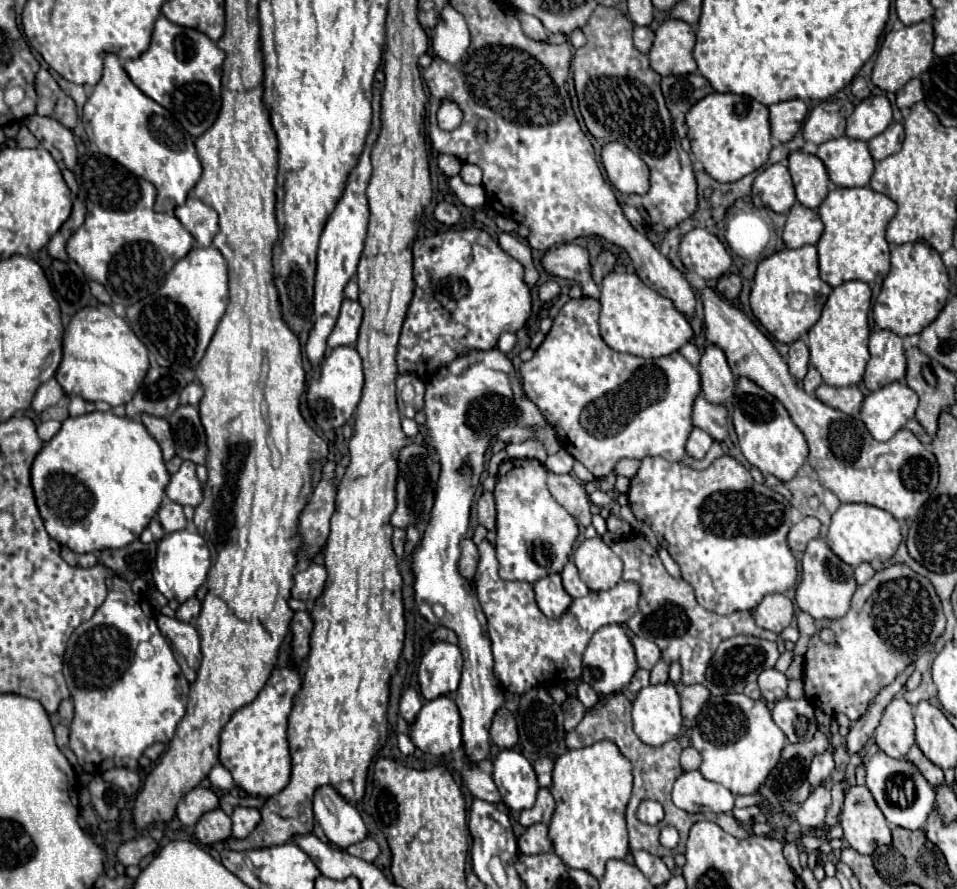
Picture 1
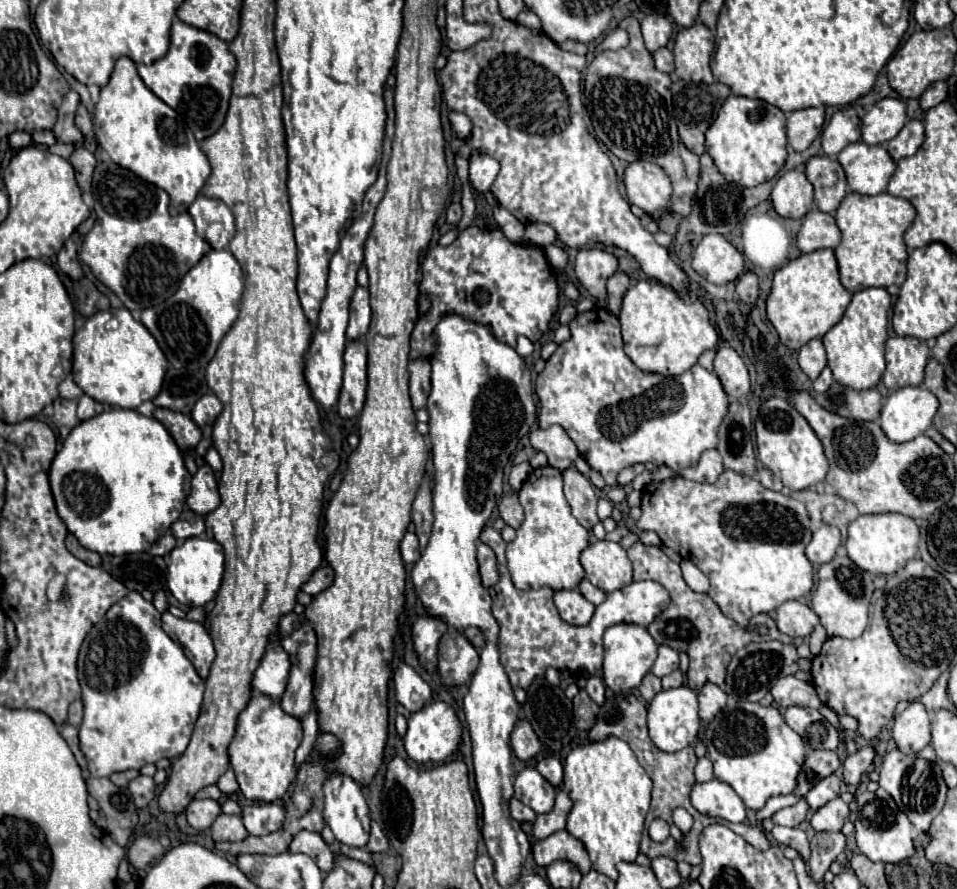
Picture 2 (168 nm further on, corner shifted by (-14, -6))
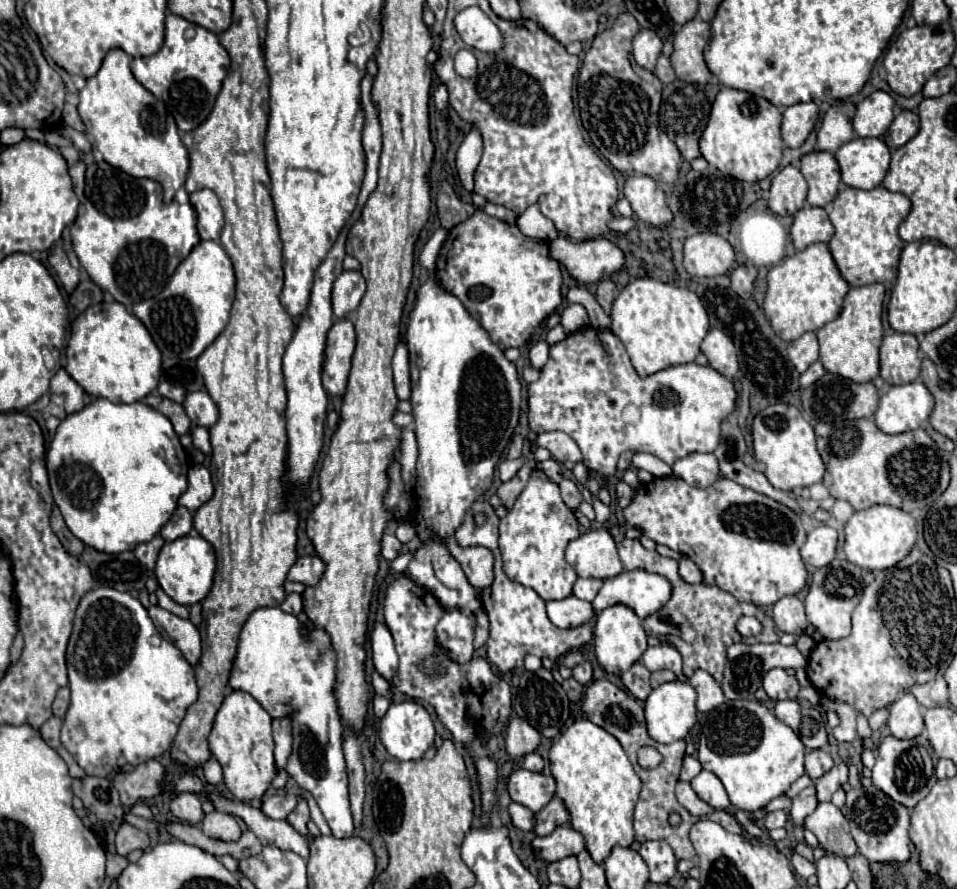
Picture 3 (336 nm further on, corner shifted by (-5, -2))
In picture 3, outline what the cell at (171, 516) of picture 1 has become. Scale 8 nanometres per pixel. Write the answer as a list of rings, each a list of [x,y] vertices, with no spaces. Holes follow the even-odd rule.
[[[177,507],[177,511],[161,529],[161,535],[165,541],[173,541],[179,539],[181,535],[189,535],[191,529],[193,529],[193,515],[185,507]]]

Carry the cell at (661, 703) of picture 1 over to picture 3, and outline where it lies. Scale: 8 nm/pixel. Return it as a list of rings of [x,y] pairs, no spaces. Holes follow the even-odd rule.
[[[671,681],[651,691],[645,701],[647,733],[657,743],[683,739],[695,725],[695,697],[689,683]]]

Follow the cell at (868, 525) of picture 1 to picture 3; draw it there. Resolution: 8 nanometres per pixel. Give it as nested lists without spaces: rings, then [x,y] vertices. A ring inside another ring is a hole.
[[[873,505],[865,511],[855,511],[855,515],[845,523],[843,551],[849,563],[865,571],[875,571],[897,565],[911,551],[915,541],[917,541],[915,519],[909,513],[889,505]]]

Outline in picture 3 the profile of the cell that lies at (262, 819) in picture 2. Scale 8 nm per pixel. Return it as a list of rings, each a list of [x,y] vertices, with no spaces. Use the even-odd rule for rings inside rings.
[[[281,791],[281,793],[271,793],[263,797],[261,811],[269,819],[285,819],[295,805],[297,805],[297,795],[289,791]]]

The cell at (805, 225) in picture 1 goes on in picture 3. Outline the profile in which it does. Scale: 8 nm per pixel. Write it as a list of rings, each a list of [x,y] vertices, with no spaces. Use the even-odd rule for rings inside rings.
[[[805,205],[791,225],[791,239],[797,251],[813,245],[813,243],[829,243],[833,237],[833,225],[825,213],[825,209]]]

